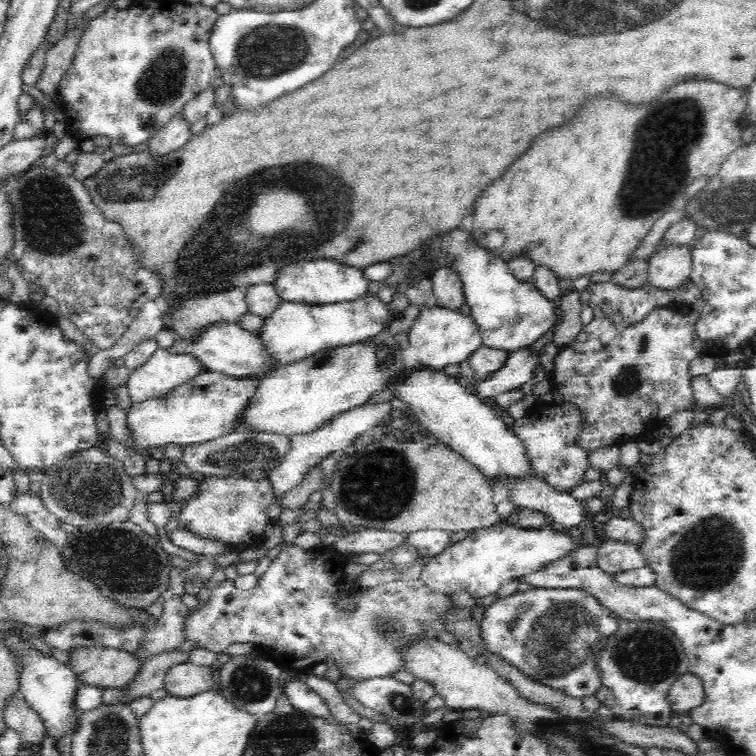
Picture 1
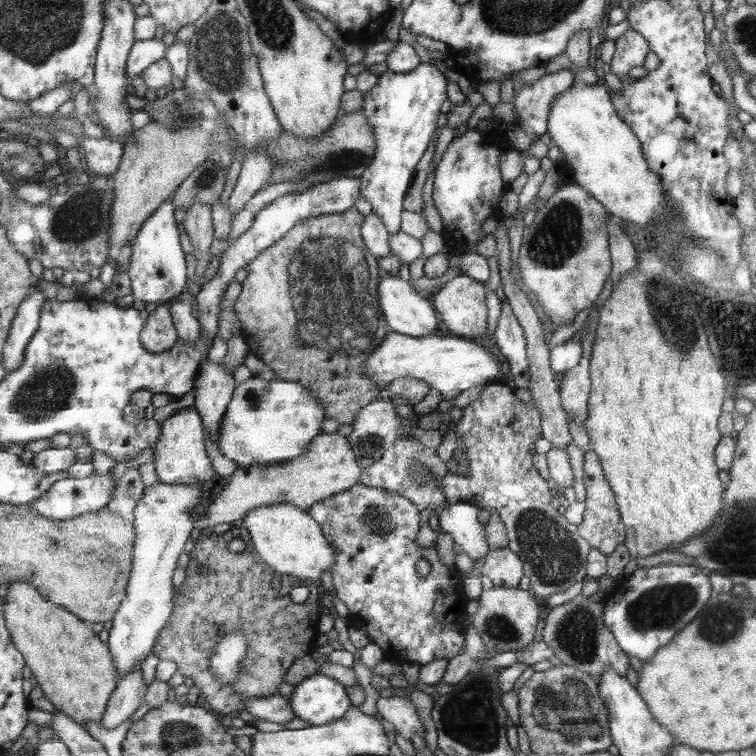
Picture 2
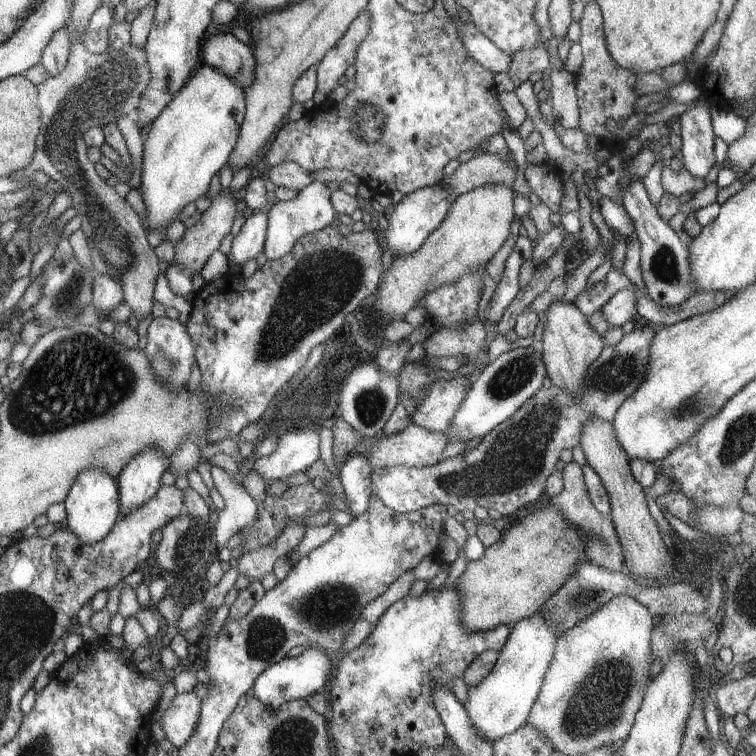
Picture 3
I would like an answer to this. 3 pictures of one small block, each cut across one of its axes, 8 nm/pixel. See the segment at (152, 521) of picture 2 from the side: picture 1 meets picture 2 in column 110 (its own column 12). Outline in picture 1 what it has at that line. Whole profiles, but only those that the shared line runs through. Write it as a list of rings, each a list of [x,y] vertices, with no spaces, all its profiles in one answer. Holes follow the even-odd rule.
[[[10,627],[2,630],[2,633],[4,645],[8,646],[20,664],[19,694],[24,696],[30,709],[40,716],[50,737],[62,738],[64,734],[70,734],[70,724],[76,720],[74,696],[78,681],[75,672],[66,663],[36,649],[30,639],[23,636],[22,628]]]

